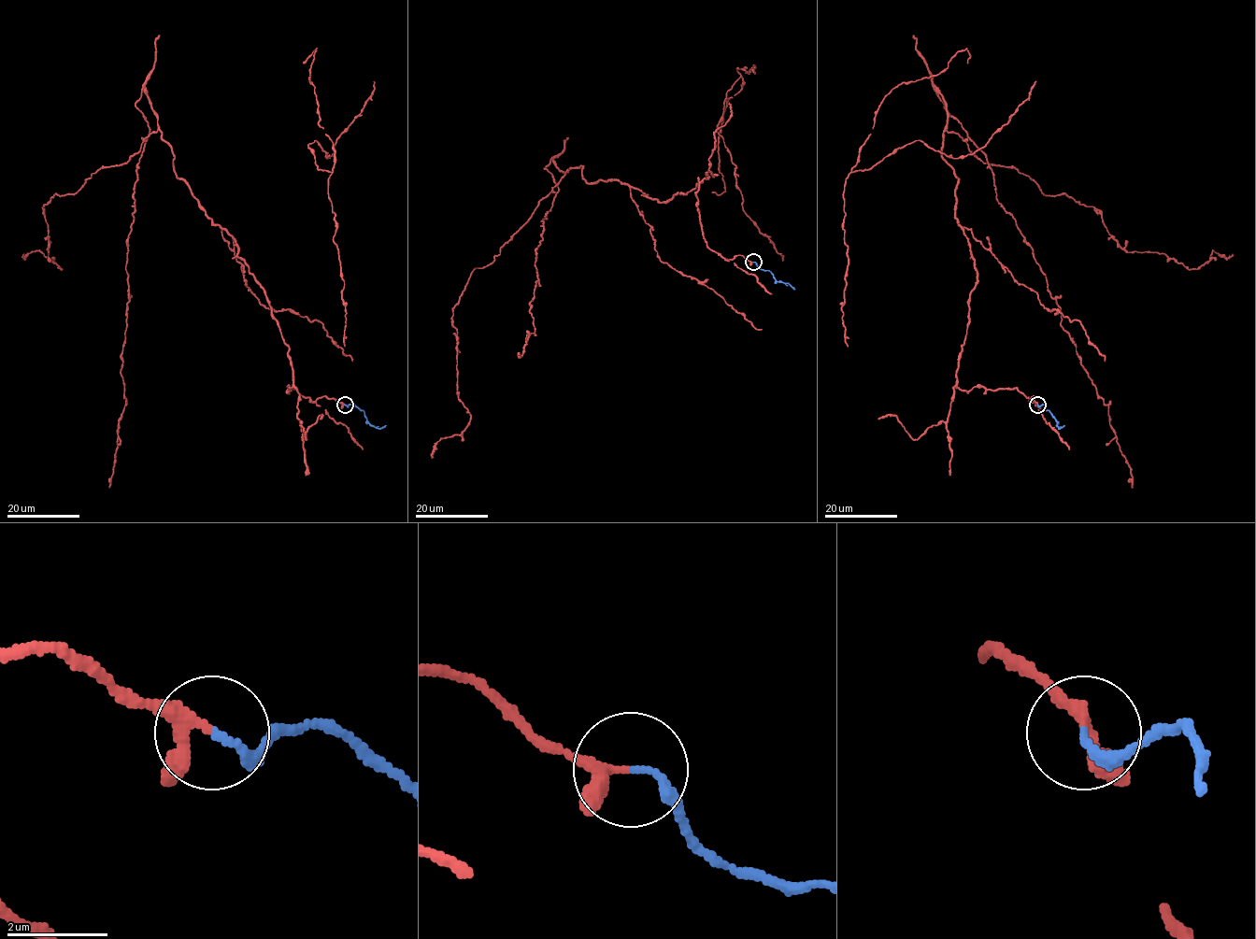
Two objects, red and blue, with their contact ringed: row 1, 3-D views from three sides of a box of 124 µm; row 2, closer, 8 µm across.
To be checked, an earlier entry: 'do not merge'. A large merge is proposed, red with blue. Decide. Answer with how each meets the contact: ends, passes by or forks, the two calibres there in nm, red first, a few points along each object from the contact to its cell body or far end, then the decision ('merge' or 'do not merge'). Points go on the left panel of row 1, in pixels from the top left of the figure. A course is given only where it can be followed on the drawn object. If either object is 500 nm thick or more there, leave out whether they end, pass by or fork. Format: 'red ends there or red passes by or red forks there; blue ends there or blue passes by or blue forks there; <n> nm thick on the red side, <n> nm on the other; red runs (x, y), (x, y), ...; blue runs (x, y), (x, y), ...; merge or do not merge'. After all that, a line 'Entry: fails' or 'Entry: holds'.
red passes by; blue ends there; 200 nm thick on the red side, 150 nm on the other; red runs (345, 404), (288, 391), (289, 346), (265, 291), (177, 177), (143, 90), (126, 404), (108, 488); blue runs (345, 404), (354, 404), (371, 425), (379, 428), (385, 425); merge
Entry: fails

